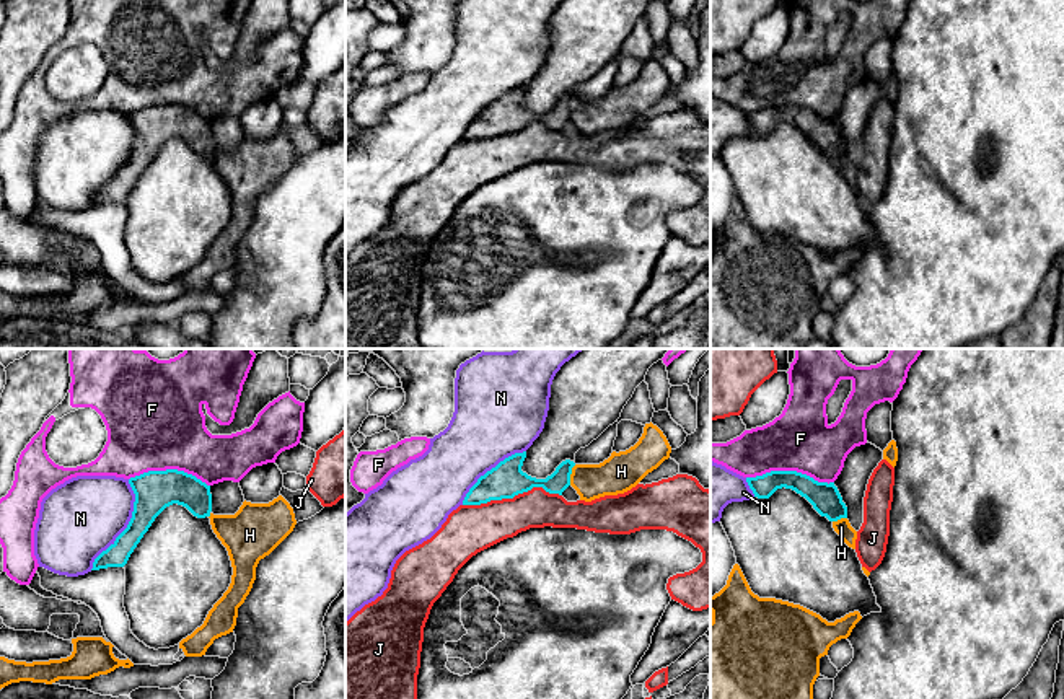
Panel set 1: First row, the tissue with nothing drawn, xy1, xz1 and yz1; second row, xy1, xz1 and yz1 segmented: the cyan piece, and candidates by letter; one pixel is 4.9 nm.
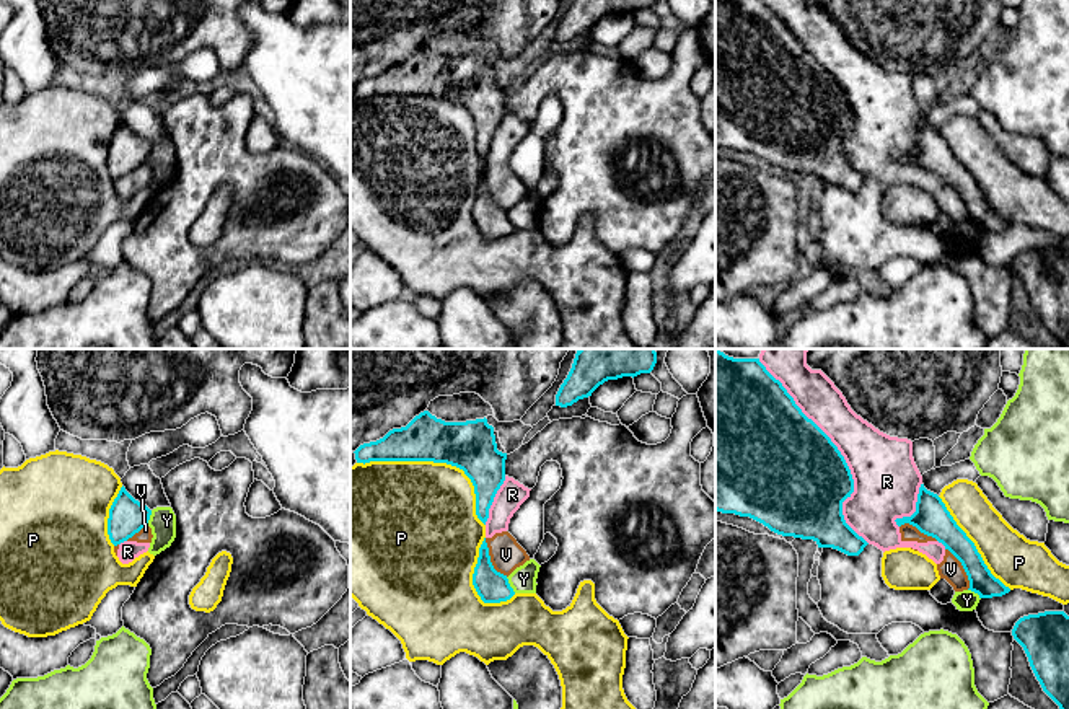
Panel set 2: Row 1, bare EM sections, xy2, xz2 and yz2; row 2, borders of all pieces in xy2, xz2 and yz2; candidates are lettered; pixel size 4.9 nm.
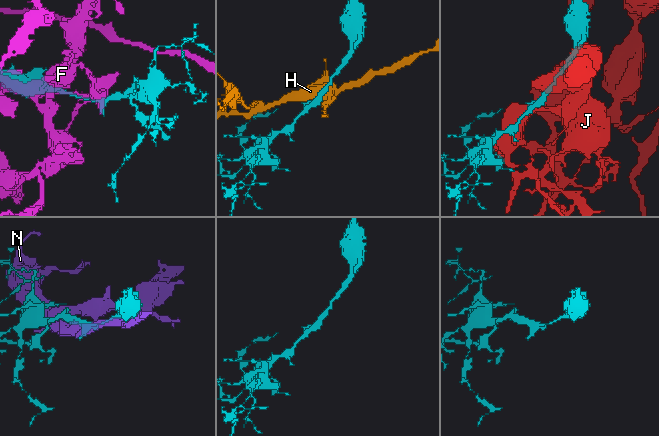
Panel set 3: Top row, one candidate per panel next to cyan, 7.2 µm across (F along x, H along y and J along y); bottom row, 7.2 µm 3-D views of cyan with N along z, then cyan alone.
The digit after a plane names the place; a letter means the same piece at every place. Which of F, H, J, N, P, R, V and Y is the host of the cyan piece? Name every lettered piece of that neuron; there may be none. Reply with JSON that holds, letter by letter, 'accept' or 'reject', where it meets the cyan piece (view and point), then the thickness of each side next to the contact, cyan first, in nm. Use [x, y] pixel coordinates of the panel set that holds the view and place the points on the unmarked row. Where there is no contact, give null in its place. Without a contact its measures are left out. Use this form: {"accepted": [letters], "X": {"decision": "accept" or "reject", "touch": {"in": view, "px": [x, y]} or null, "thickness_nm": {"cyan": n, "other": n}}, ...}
{"accepted": ["H"], "F": {"decision": "reject", "touch": {"in": "yz1", "px": [791, 106]}, "thickness_nm": {"cyan": 150, "other": 300}}, "H": {"decision": "accept", "touch": {"in": "xz1", "px": [571, 108]}, "thickness_nm": {"cyan": 100, "other": 190}}, "J": {"decision": "reject", "touch": {"in": "xz1", "px": [512, 132]}, "thickness_nm": {"cyan": 170, "other": 240}}, "N": {"decision": "reject", "touch": {"in": "xy1", "px": [127, 160]}, "thickness_nm": {"cyan": 200, "other": 400}}, "P": {"decision": "reject", "touch": {"in": "xz2", "px": [437, 96]}, "thickness_nm": {"cyan": 240, "other": 480}}, "R": {"decision": "reject", "touch": {"in": "yz2", "px": [841, 90]}, "thickness_nm": {"cyan": 500, "other": 320}}, "V": {"decision": "reject", "touch": {"in": "xz2", "px": [489, 194]}, "thickness_nm": {"cyan": 160, "other": 160}}, "Y": {"decision": "reject", "touch": {"in": "xz2", "px": [509, 220]}, "thickness_nm": {"cyan": 160, "other": 130}}}

